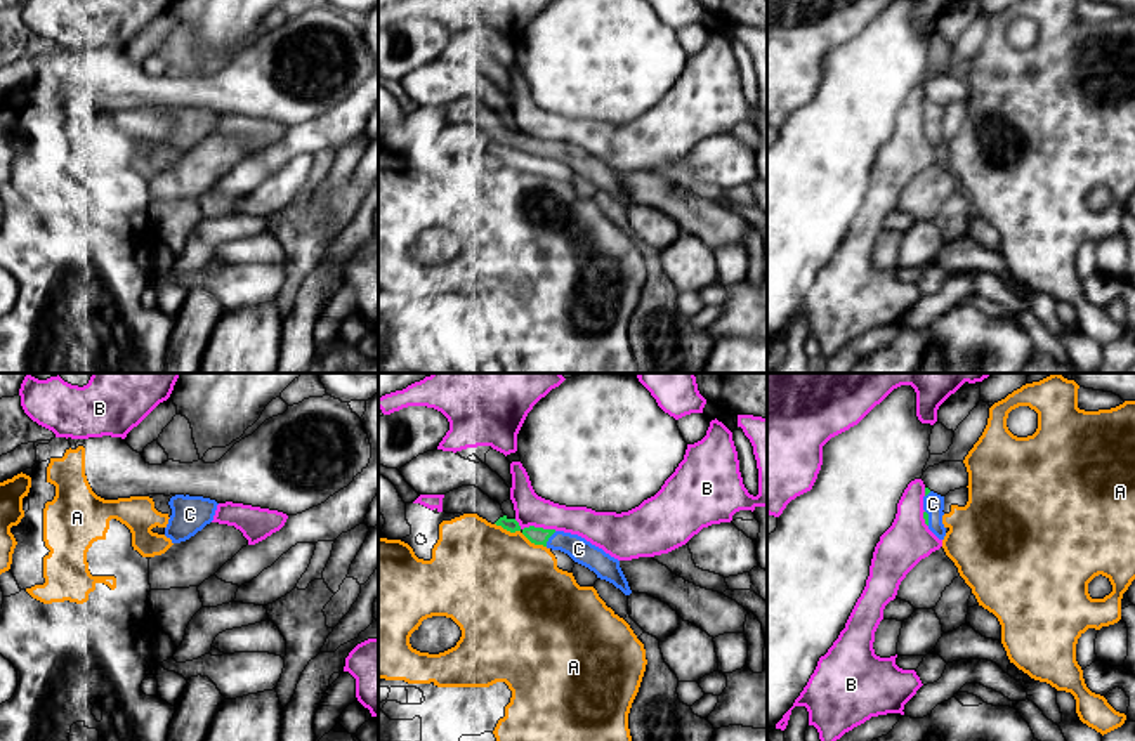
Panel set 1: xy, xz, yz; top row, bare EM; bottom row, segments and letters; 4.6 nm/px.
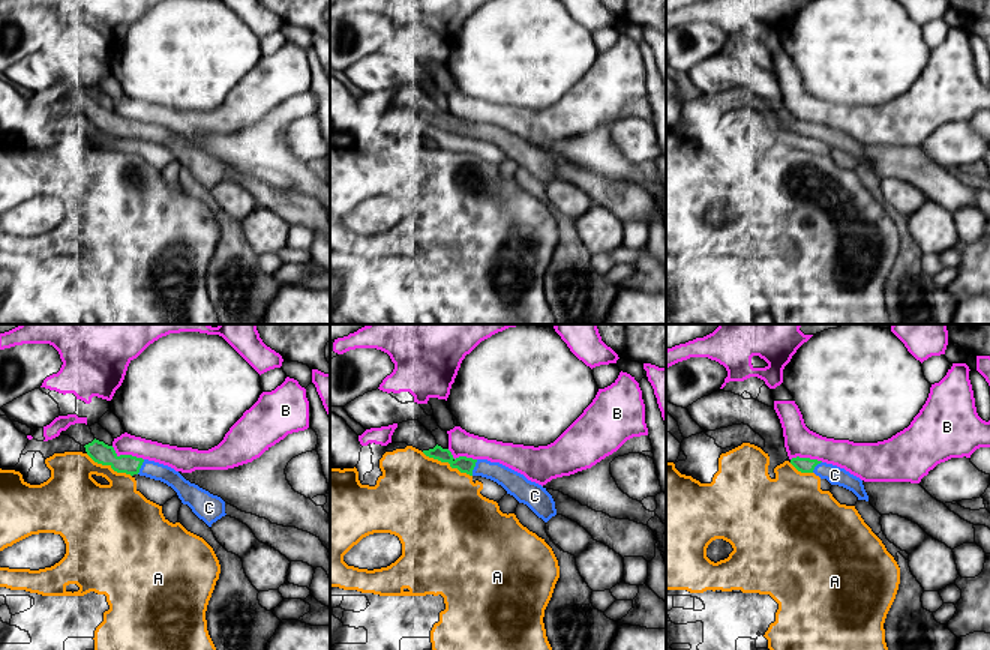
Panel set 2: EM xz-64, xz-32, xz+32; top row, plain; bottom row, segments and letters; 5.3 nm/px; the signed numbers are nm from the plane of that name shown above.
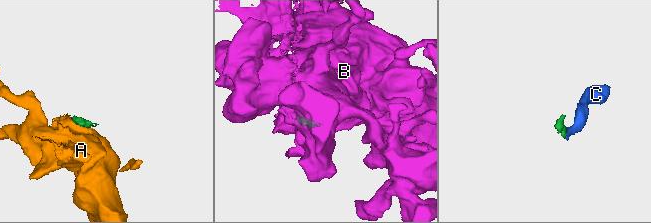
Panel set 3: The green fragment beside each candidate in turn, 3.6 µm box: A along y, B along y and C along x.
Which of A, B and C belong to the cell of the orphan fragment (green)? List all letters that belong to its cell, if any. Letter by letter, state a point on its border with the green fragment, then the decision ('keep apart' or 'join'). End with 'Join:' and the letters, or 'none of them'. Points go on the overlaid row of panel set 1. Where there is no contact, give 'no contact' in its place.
A: xz (523, 533) | keep apart
B: xz (533, 526) | keep apart
C: xz (549, 537) | join
Join: C

